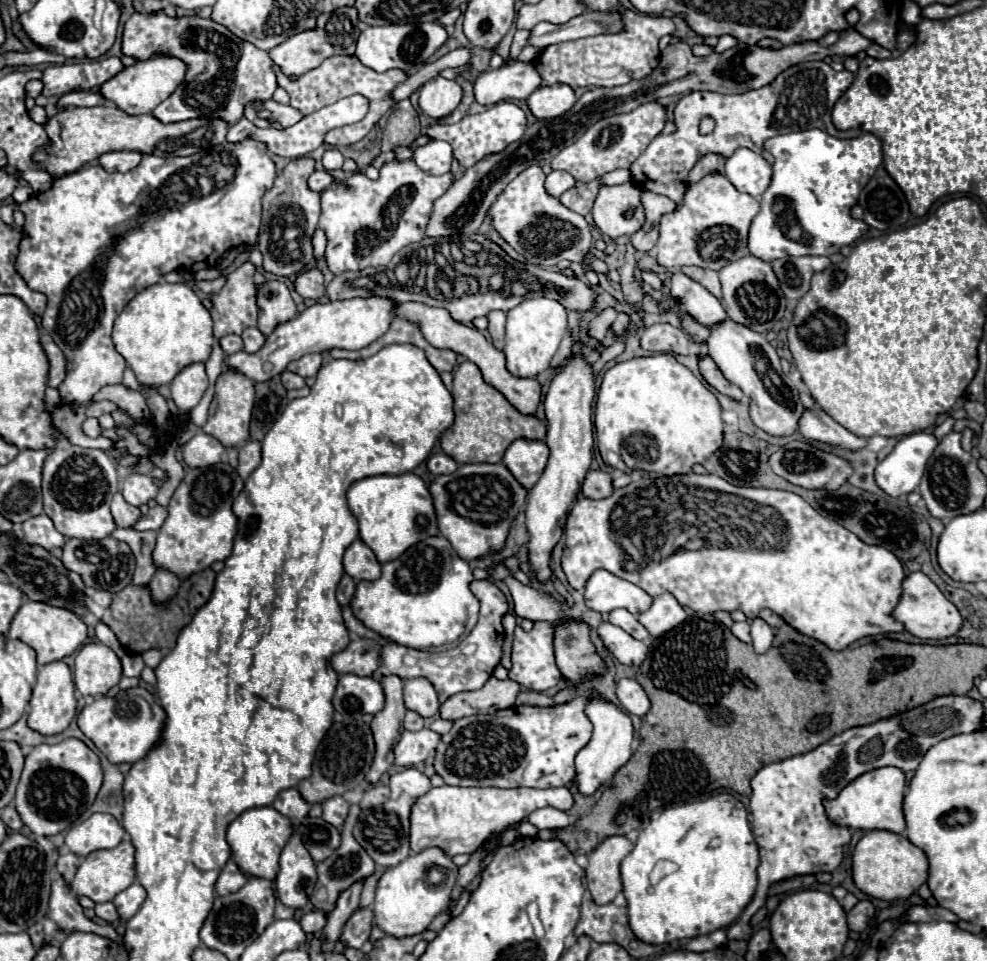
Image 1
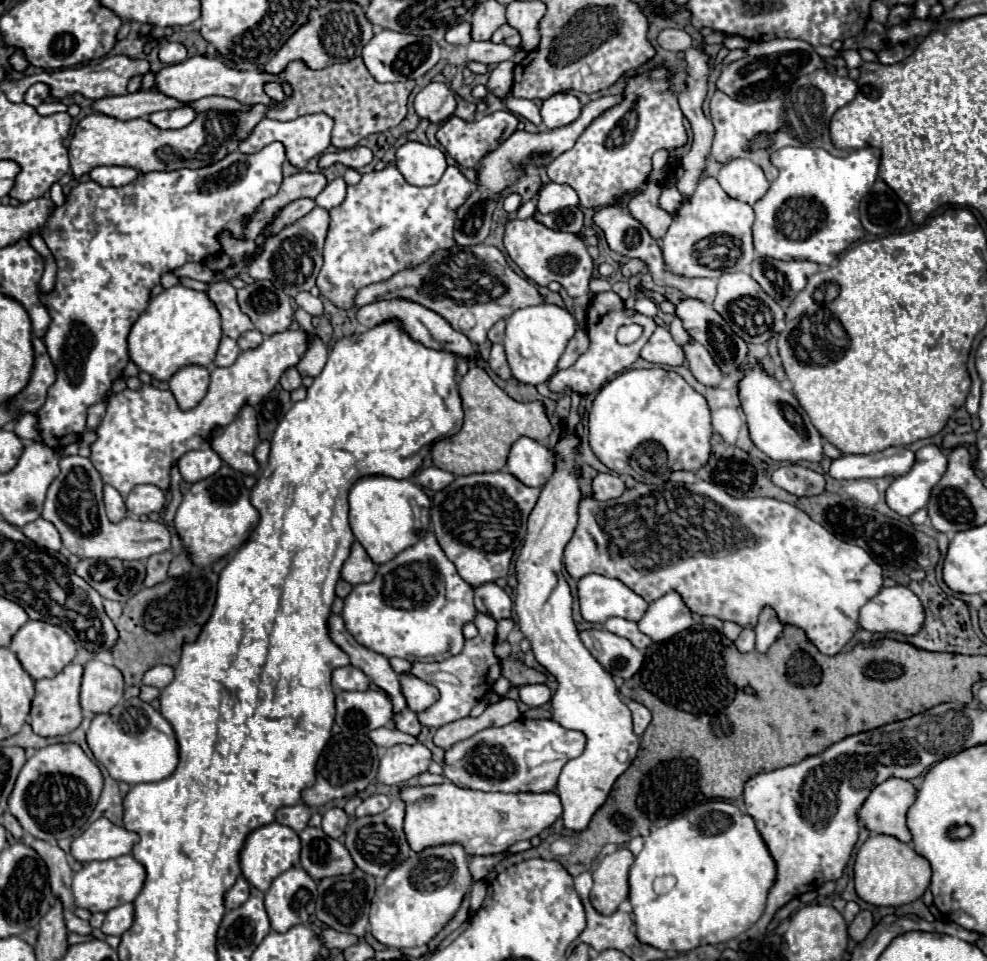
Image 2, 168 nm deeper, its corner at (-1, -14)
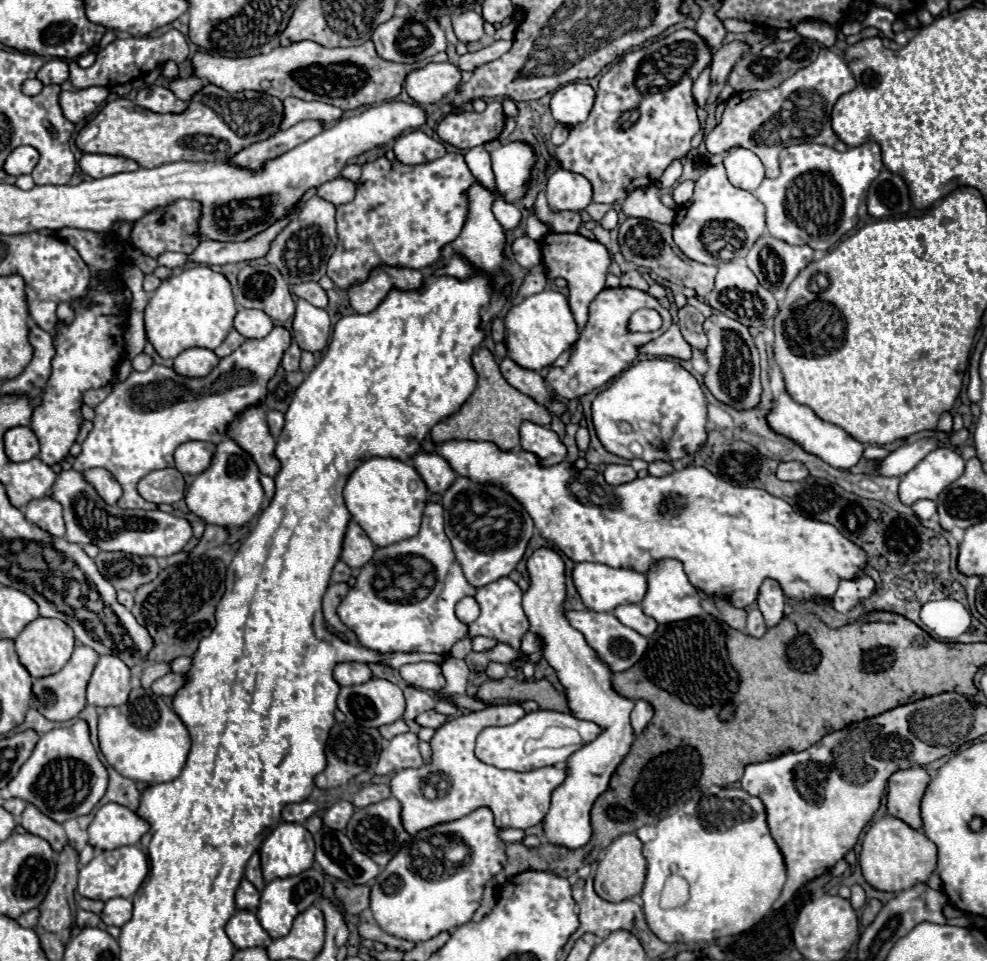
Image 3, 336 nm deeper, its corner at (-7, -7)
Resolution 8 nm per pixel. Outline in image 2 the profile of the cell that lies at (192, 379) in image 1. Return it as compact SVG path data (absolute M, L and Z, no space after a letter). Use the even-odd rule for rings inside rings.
M190 364L182 366L172 378L170 378L170 390L174 392L180 408L194 408L198 400L206 394L210 382L210 374L204 366Z

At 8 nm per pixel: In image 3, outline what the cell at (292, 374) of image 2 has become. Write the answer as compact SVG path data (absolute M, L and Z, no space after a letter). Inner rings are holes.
M292 343L288 349L286 349L286 353L284 353L284 359L282 359L282 367L286 369L286 371L298 371L300 369L300 349L298 349L298 345L296 343Z

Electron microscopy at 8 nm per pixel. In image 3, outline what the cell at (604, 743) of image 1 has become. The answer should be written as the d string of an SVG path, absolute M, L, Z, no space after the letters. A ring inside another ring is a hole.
M540 547L536 549L528 561L526 561L526 569L528 569L528 577L530 577L530 587L522 597L522 605L524 605L524 613L530 621L530 631L534 631L540 639L542 639L542 657L554 667L564 691L566 691L566 699L568 699L568 709L574 717L580 717L584 721L592 721L596 725L602 727L602 733L598 735L598 739L594 739L594 743L588 743L584 747L580 747L576 753L572 753L566 761L566 771L568 777L566 781L552 793L552 805L548 815L544 817L544 833L546 839L554 845L564 845L568 849L578 849L582 845L588 843L590 839L590 809L596 801L596 797L600 797L600 793L604 793L608 789L610 777L616 771L616 767L622 763L622 759L628 755L636 735L634 729L630 725L630 713L634 709L634 701L622 697L620 693L616 693L616 689L612 687L612 669L608 669L608 665L604 665L604 661L600 661L596 657L596 651L584 641L584 635L576 629L572 629L572 625L568 625L566 619L566 609L564 609L564 601L566 601L566 565L562 561L562 557L552 549L552 547Z

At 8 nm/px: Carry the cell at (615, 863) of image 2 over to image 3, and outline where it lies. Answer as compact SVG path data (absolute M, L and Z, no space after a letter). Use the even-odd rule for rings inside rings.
M628 833L628 835L618 837L612 845L606 847L604 857L600 859L598 869L596 869L594 889L604 901L618 903L618 901L638 895L642 891L644 877L646 877L646 859L642 855L642 841L636 835Z

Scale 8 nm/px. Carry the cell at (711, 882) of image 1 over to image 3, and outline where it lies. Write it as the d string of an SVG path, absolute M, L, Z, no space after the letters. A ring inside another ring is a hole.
M734 787L706 789L698 801L692 801L682 809L678 809L674 815L662 819L656 825L656 837L644 843L644 857L648 861L646 883L642 889L644 915L652 933L656 933L656 937L660 937L666 943L714 941L724 935L738 935L746 931L754 927L770 911L772 903L780 897L780 891L786 883L784 859L768 831L766 811L762 801ZM670 865L676 865L678 875L688 881L692 895L688 903L682 907L662 909L660 893L670 873Z

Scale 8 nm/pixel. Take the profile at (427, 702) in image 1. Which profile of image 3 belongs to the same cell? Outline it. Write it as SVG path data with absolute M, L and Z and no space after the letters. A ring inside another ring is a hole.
M438 663L402 665L400 675L412 687L418 687L418 689L424 689L424 691L430 691L430 693L438 693L440 689L446 687L446 679L444 679Z

